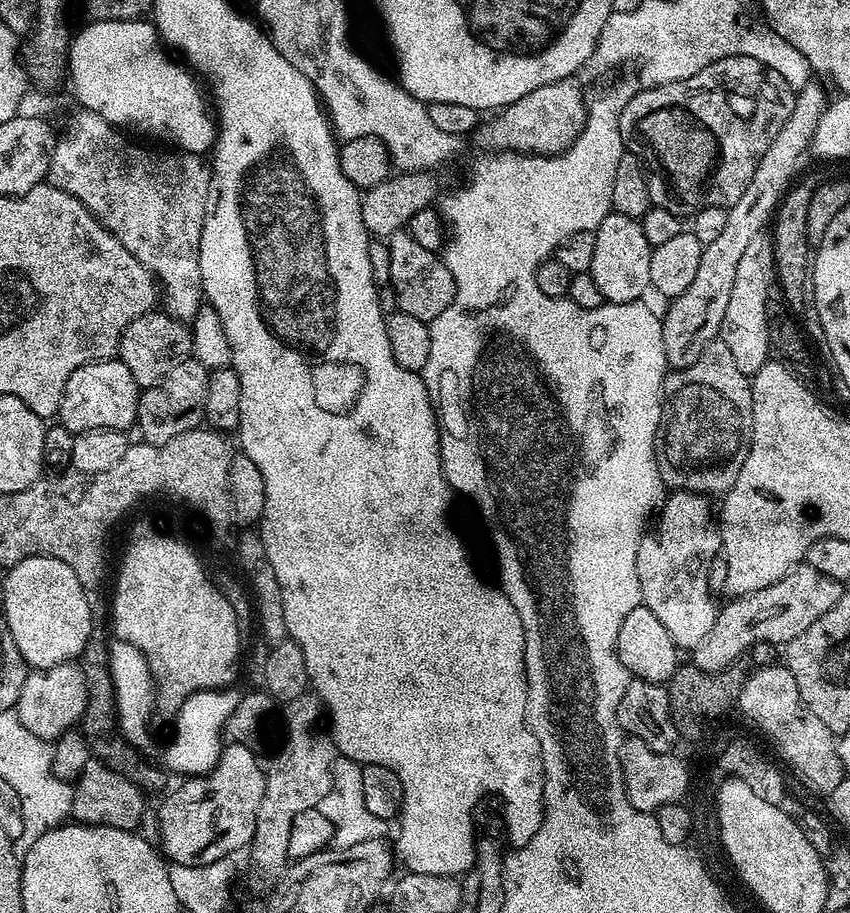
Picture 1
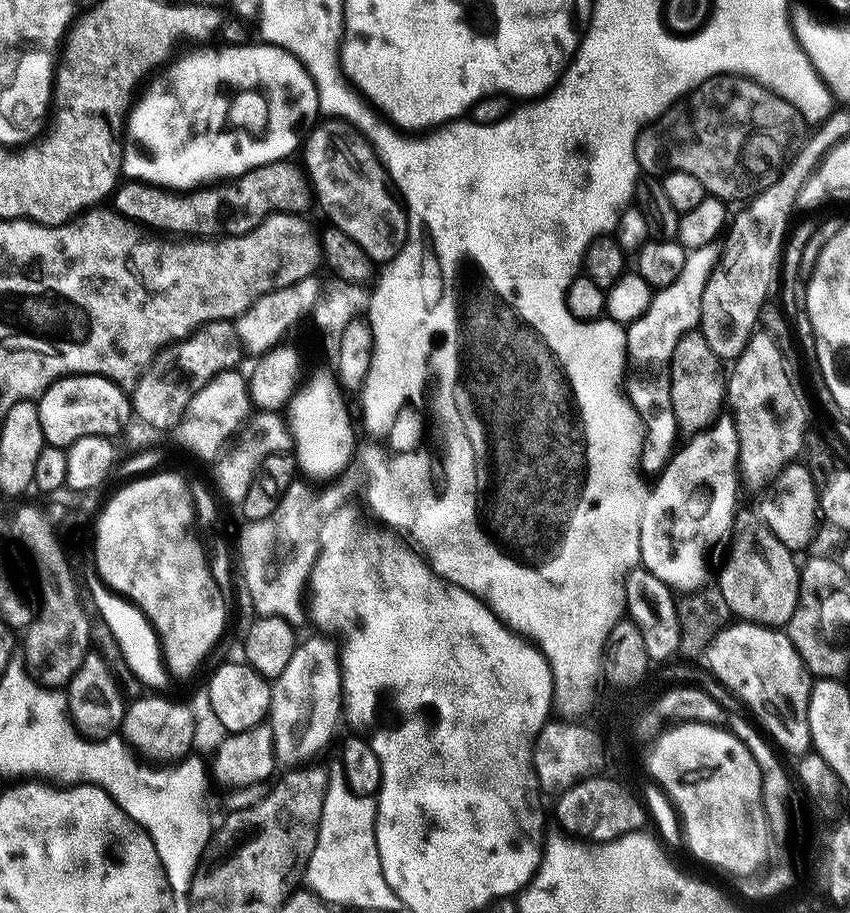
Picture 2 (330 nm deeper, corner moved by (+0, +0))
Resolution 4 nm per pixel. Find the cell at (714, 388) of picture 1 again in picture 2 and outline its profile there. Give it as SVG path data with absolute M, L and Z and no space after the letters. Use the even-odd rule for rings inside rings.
M698 330L687 332L678 342L678 346L674 346L670 374L670 402L674 406L676 426L681 433L701 432L721 413L720 404L722 408L726 400L726 376L723 371L720 373L720 367L722 367L720 357L714 354L714 350L710 350L710 342L706 342L706 338Z

